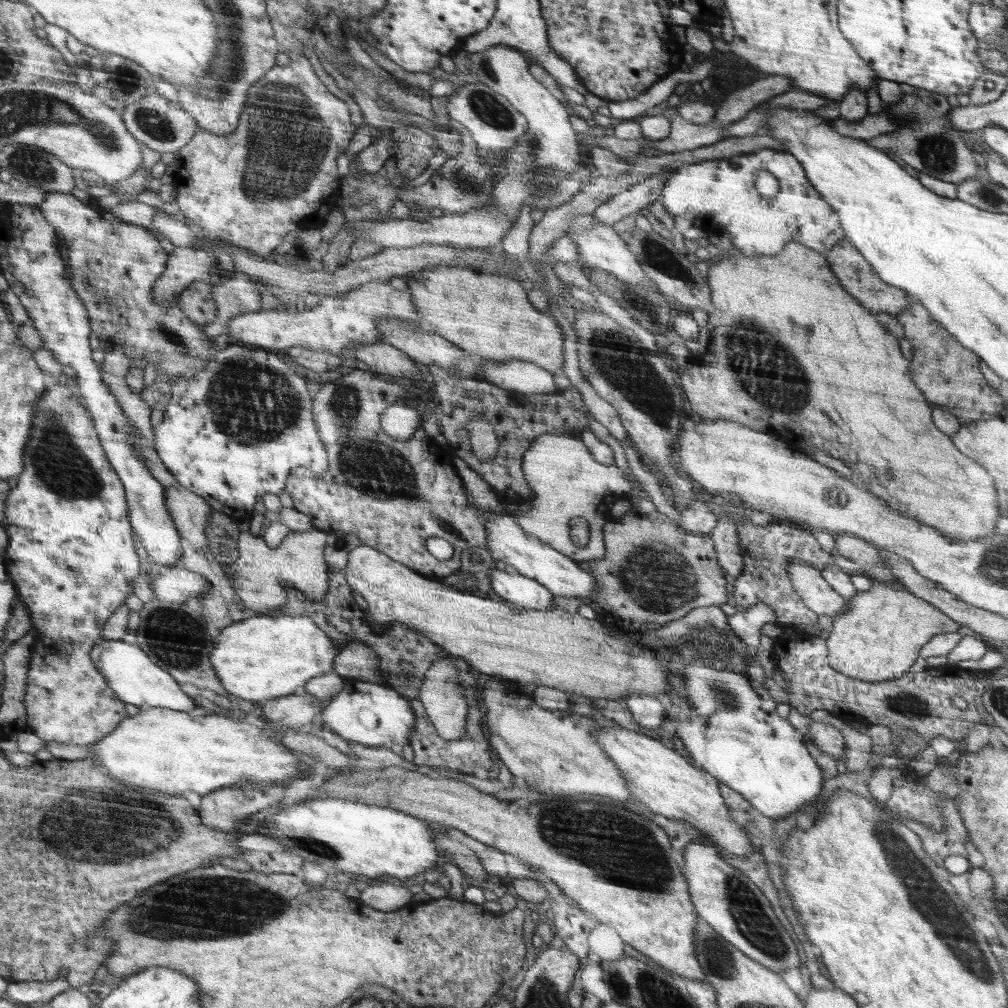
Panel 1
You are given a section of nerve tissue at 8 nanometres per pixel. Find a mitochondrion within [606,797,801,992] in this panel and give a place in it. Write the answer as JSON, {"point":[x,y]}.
{"point":[753,923]}

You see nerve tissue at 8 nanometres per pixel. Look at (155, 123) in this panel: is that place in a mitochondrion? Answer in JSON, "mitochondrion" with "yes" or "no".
{"mitochondrion":"yes"}

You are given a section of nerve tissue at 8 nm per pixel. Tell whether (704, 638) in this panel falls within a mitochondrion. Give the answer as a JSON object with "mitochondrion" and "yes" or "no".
{"mitochondrion":"yes"}

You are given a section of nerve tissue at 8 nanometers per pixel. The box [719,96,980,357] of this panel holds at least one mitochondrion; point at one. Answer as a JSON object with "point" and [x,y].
{"point":[936,152]}

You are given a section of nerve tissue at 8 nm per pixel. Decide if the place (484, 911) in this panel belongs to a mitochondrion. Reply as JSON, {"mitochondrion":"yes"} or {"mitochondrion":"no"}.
{"mitochondrion":"no"}

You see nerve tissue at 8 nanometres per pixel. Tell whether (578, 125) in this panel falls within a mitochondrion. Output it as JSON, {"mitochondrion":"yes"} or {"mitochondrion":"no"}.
{"mitochondrion":"no"}

